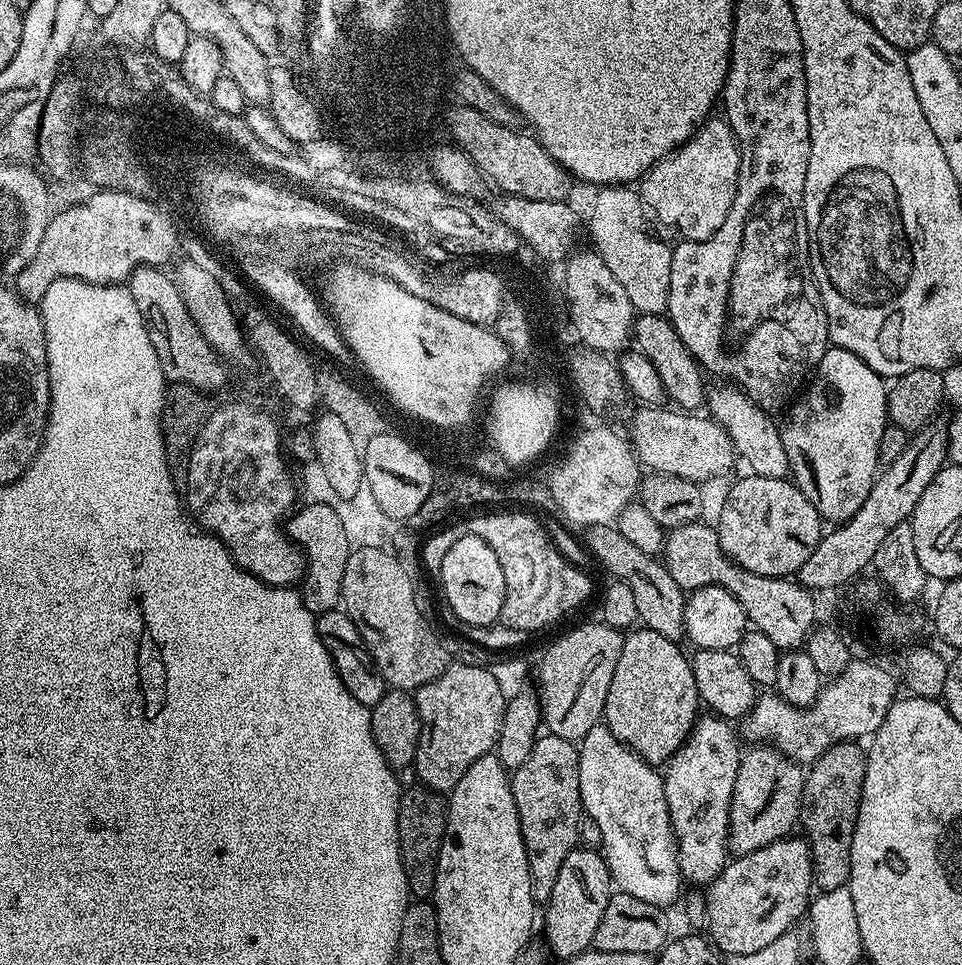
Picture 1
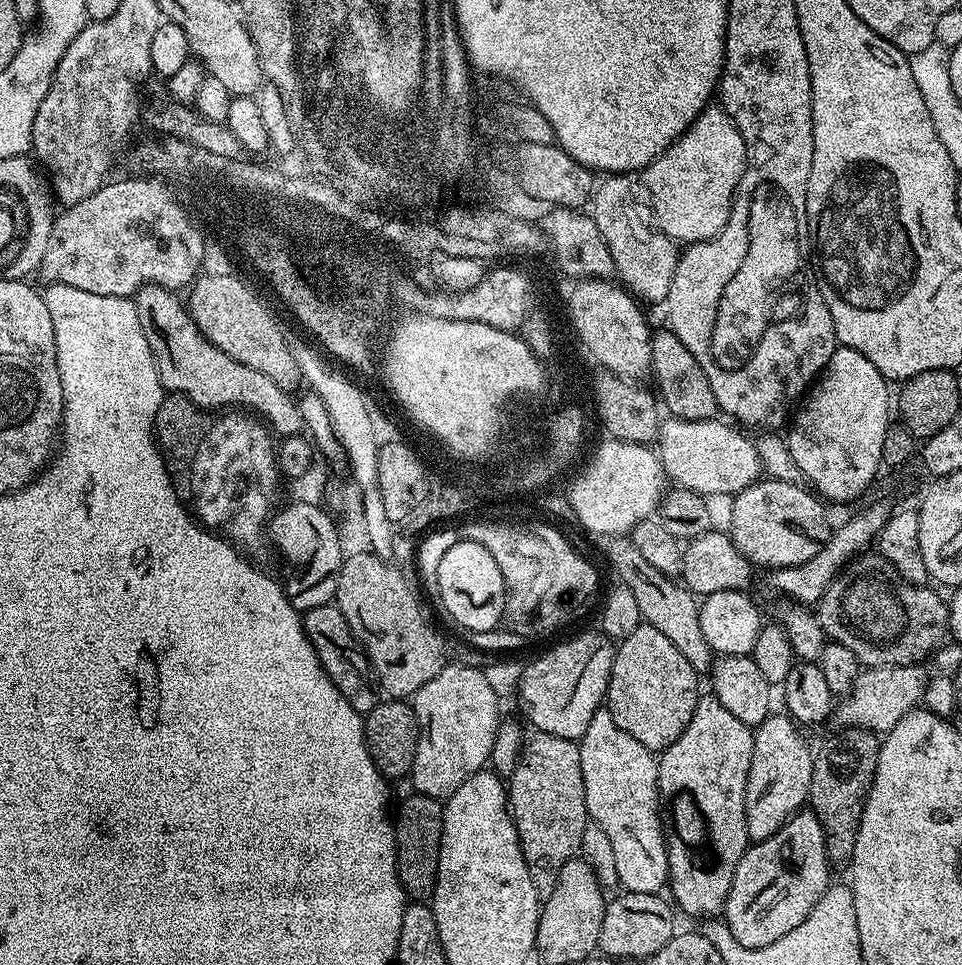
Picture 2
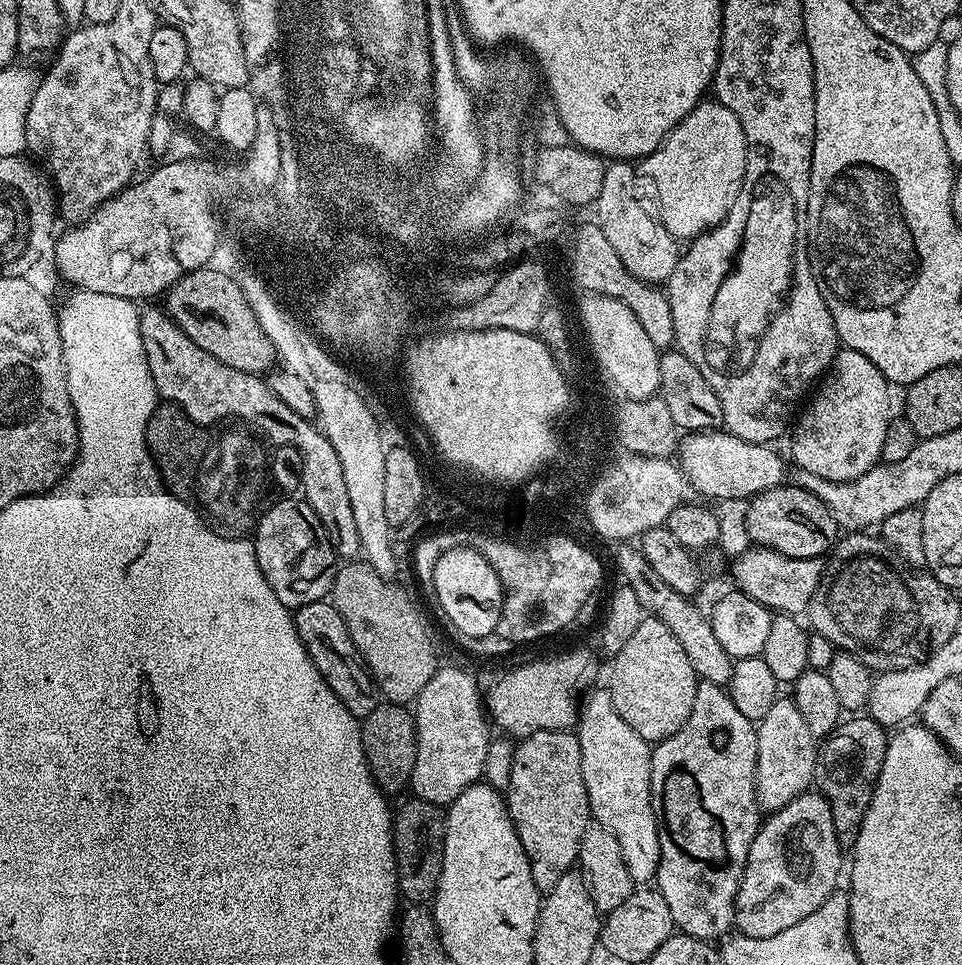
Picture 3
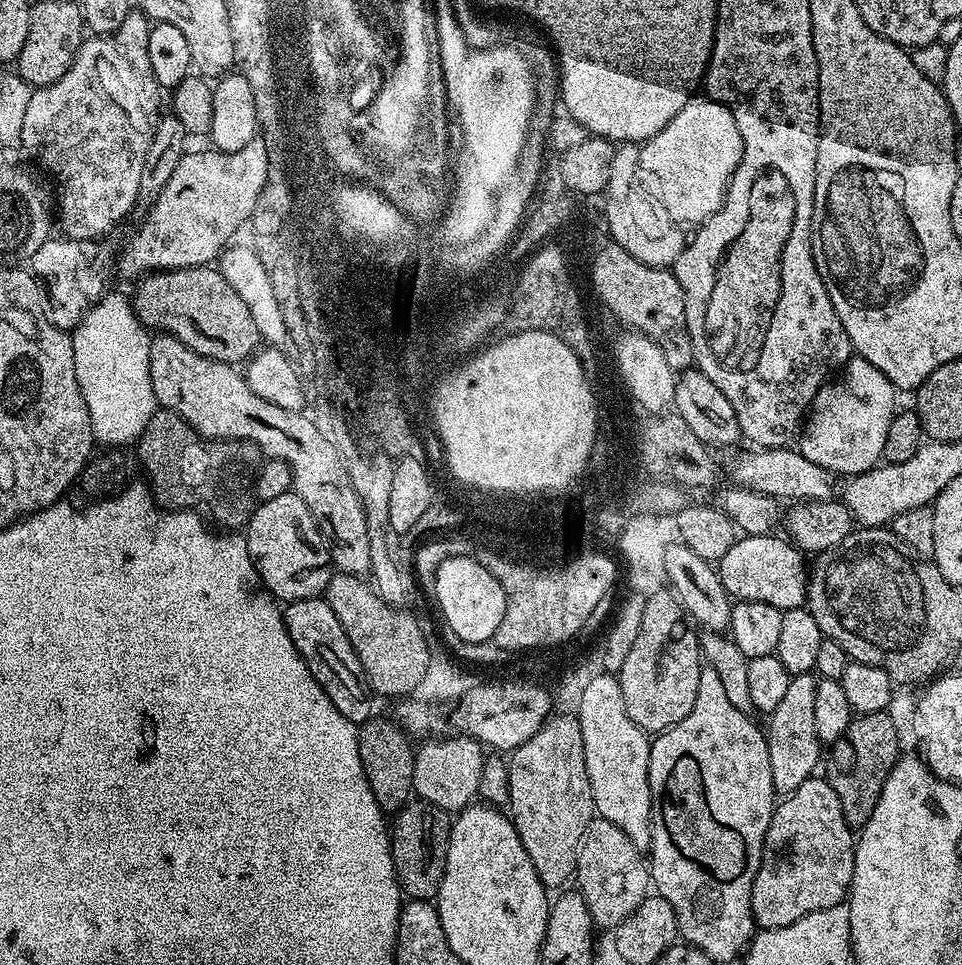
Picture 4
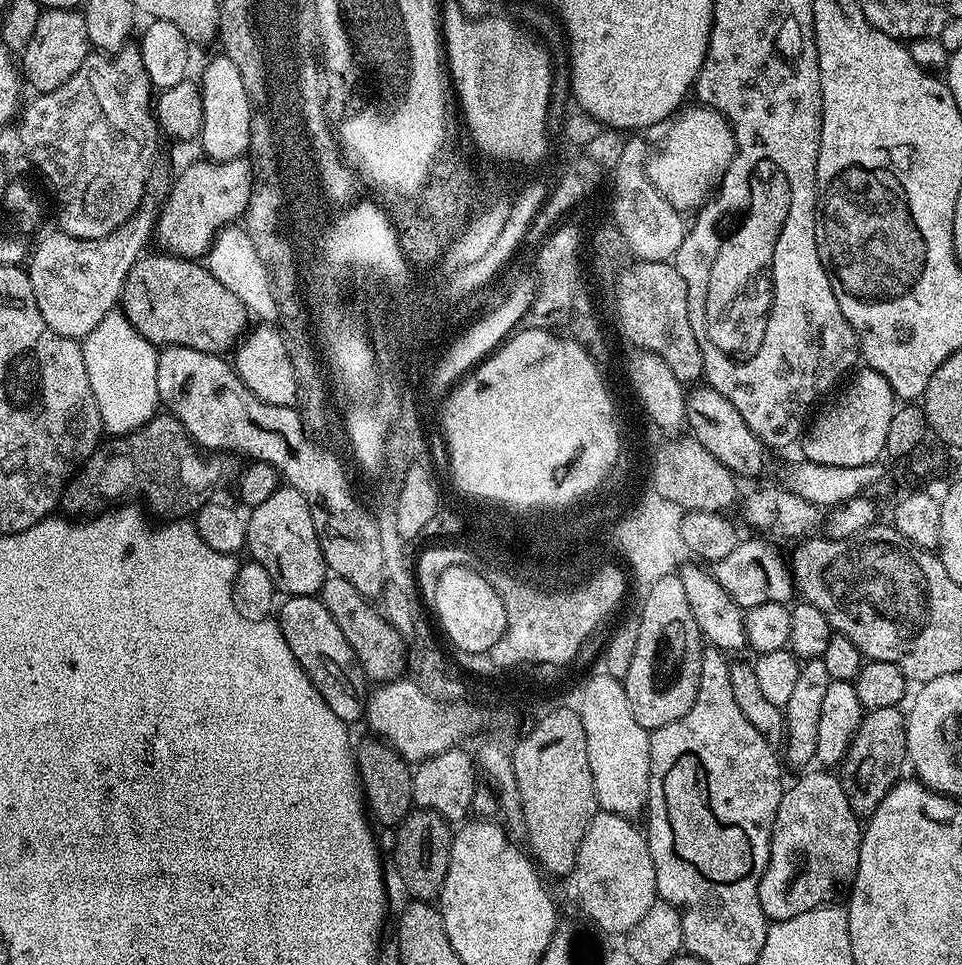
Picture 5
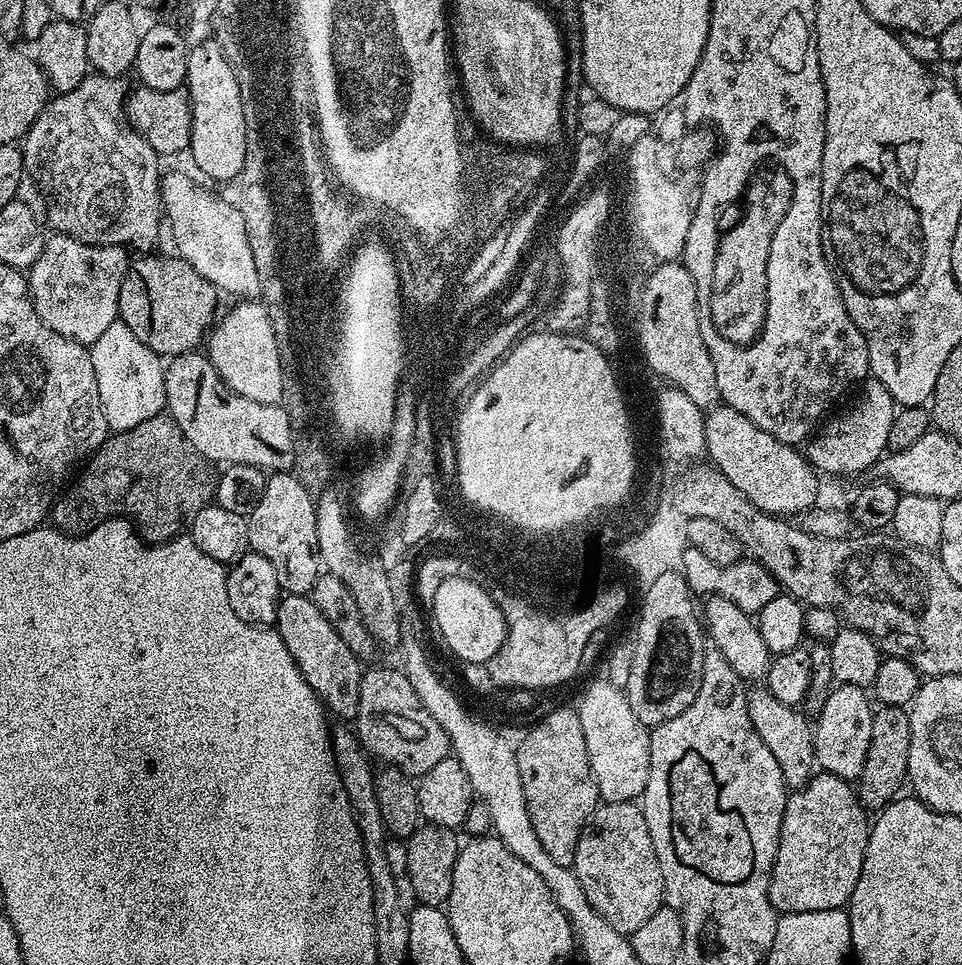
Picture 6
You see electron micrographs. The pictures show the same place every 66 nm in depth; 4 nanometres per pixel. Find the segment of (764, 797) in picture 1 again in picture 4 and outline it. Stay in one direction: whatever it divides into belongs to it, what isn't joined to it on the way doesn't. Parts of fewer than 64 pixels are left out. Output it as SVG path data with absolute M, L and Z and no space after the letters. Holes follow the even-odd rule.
M803 672L789 679L782 702L774 706L767 717L766 735L770 750L770 774L777 793L787 794L798 790L815 772L816 763L822 760L822 745L814 730L814 690L817 677Z

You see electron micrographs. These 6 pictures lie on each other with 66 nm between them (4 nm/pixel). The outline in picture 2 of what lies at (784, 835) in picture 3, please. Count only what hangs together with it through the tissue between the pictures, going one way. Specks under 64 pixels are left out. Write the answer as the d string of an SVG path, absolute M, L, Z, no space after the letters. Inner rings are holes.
M810 810L790 816L773 836L749 846L738 862L722 913L730 934L742 946L751 948L778 942L782 934L790 934L794 926L806 922L810 910L830 886L828 871L824 831L818 818Z

